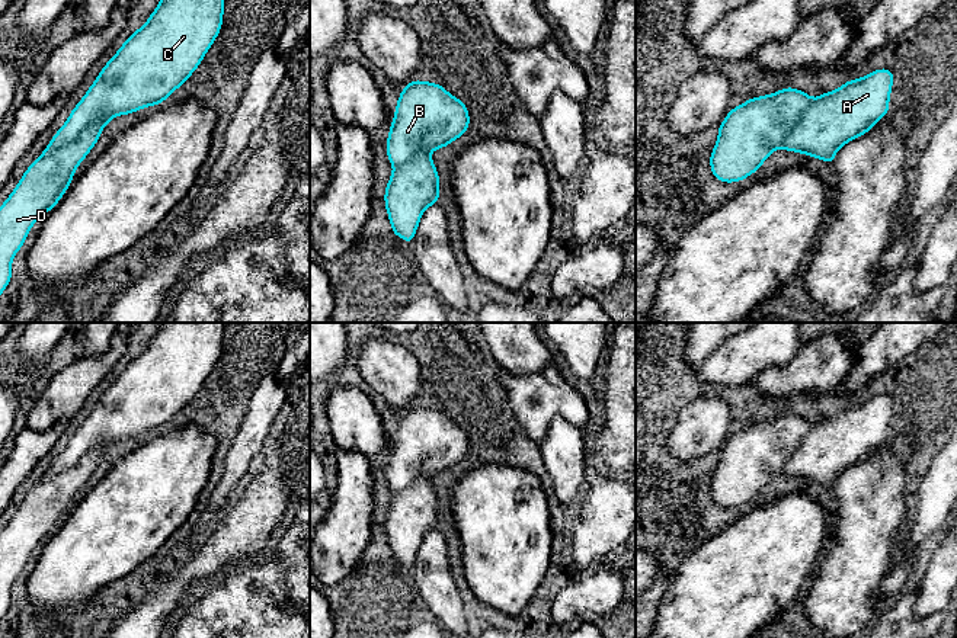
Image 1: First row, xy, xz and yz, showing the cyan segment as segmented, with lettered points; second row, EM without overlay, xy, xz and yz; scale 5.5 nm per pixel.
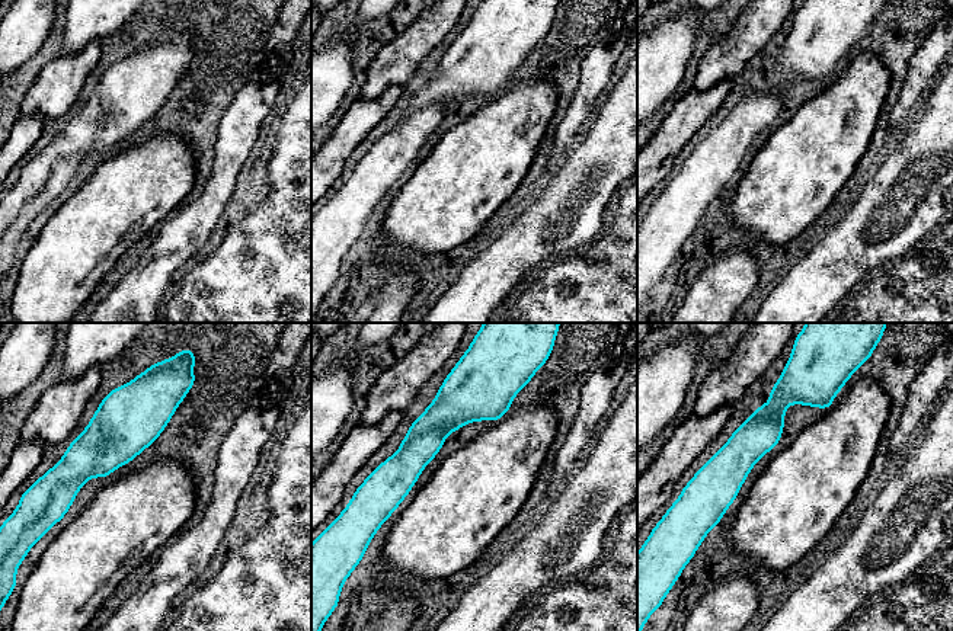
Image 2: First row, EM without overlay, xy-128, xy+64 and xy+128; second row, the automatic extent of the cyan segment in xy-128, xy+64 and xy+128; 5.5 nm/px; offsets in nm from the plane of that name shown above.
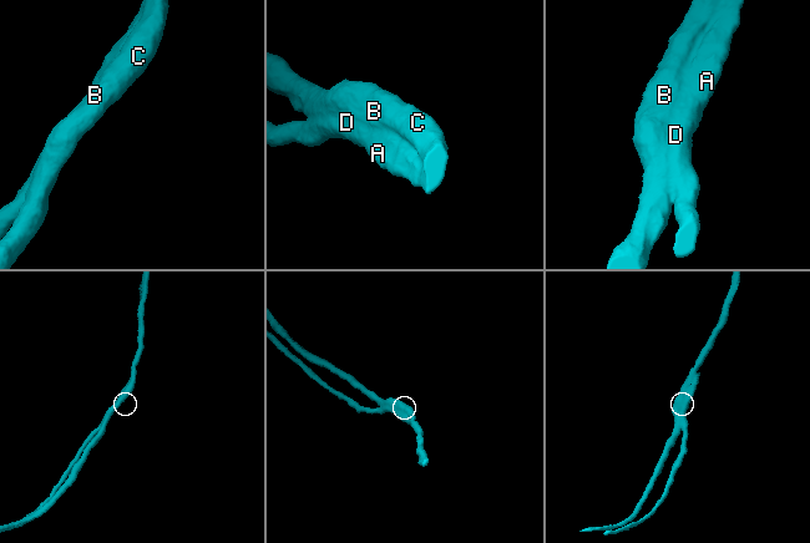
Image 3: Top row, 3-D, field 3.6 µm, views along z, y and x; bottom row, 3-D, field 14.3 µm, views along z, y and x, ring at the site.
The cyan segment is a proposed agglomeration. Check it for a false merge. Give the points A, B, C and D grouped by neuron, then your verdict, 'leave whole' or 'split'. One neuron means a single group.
groups A D / B C; split

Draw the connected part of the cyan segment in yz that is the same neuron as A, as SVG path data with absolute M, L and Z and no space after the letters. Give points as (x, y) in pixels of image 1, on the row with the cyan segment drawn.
M883 67L812 99L782 148L833 166L833 157L844 144L867 134L889 113L893 81L894 74Z

